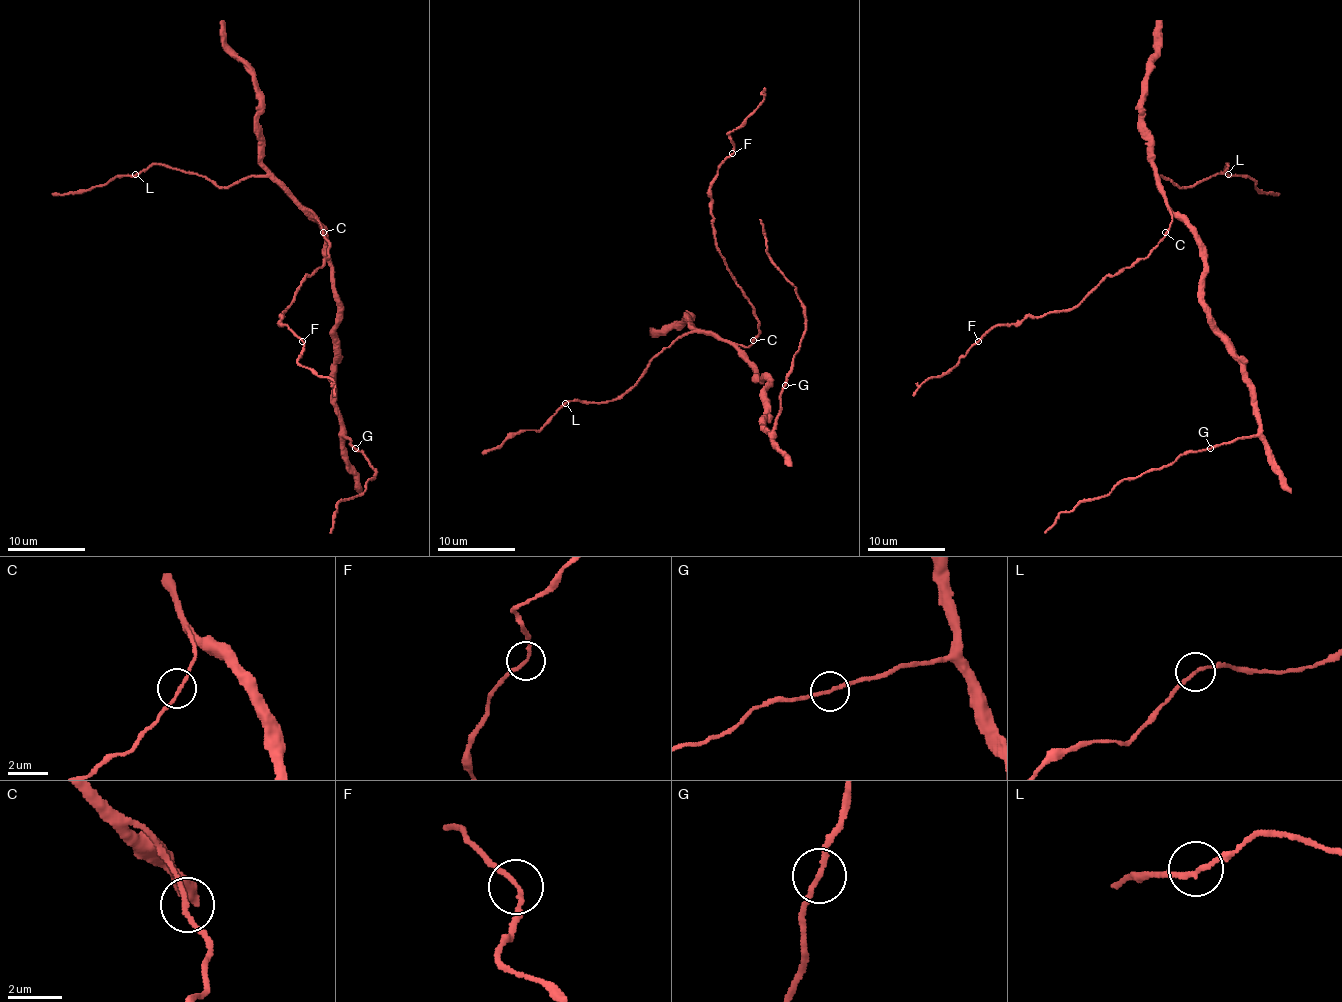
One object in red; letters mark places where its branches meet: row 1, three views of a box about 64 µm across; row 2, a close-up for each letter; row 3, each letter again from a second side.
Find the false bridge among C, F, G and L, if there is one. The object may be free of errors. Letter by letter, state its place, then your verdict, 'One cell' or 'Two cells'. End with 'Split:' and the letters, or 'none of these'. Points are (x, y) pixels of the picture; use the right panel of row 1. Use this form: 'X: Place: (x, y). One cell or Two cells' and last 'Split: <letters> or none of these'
C: Place: (1165, 232). One cell
F: Place: (978, 341). One cell
G: Place: (1210, 448). One cell
L: Place: (1228, 174). One cell
Split: none of these

